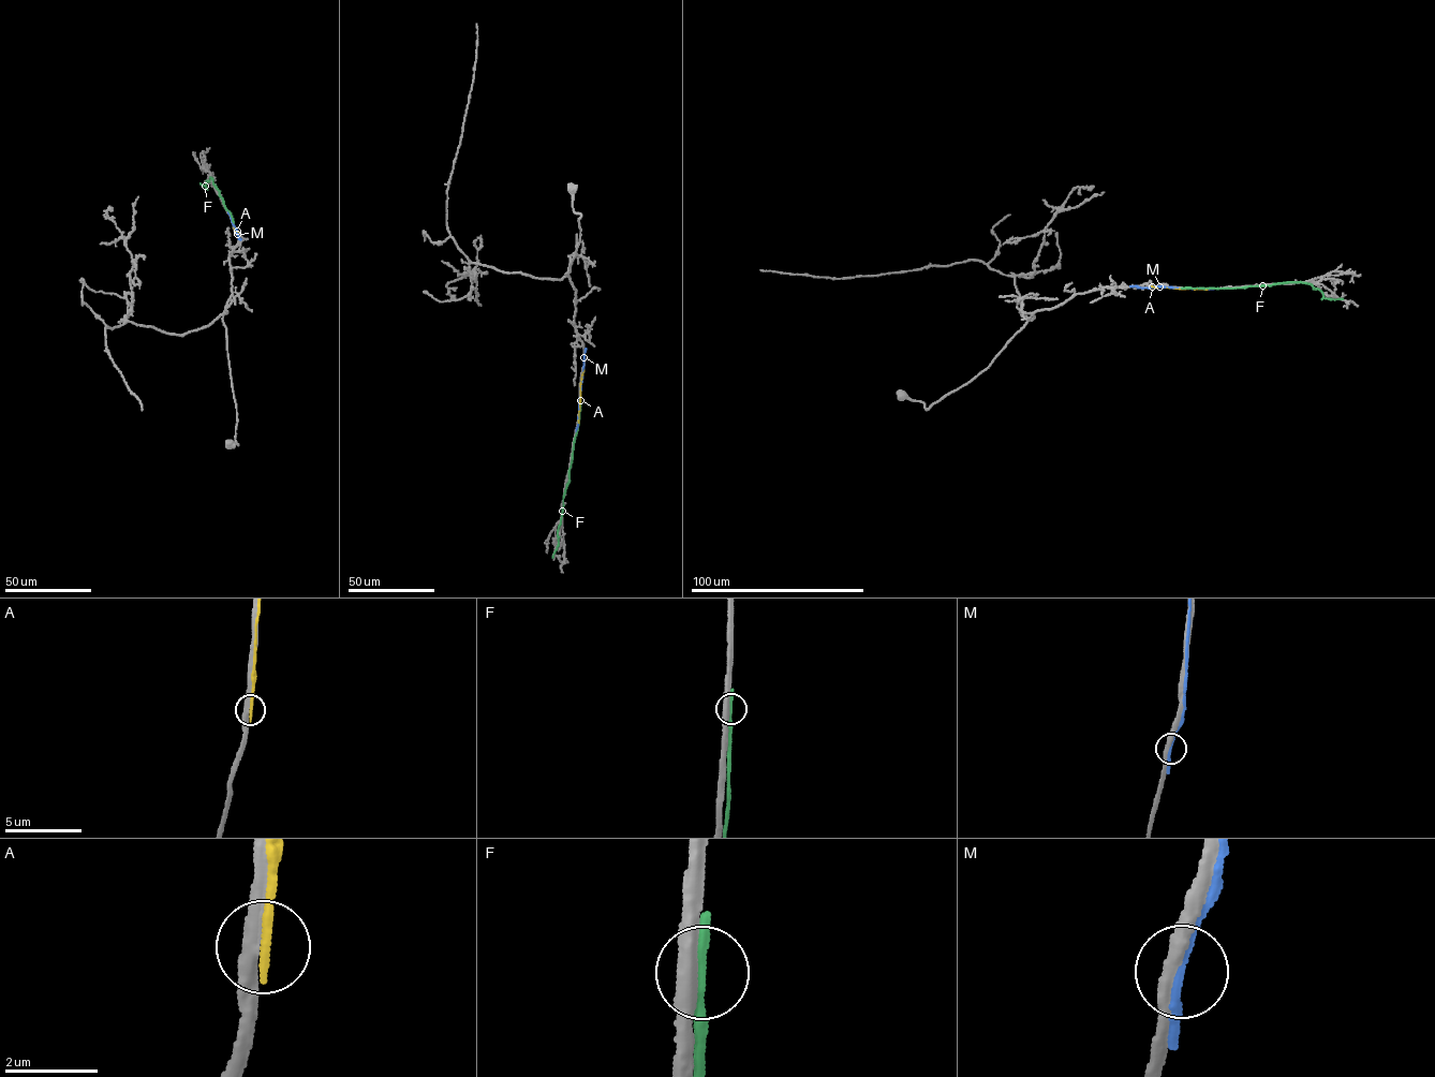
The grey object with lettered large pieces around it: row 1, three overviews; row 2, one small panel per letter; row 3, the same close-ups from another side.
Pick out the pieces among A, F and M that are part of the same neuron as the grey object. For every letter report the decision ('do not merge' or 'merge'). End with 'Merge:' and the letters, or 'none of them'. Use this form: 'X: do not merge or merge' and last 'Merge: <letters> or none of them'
A: do not merge
F: do not merge
M: do not merge
Merge: none of them

